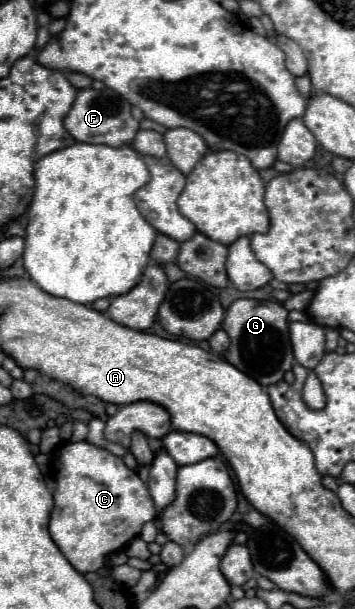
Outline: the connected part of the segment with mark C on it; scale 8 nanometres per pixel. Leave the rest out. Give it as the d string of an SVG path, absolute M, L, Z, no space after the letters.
M88 441L66 443L56 455L56 491L50 515L50 537L80 573L100 571L110 553L124 549L140 535L144 523L154 521L156 509L136 471L128 469L122 457Z

